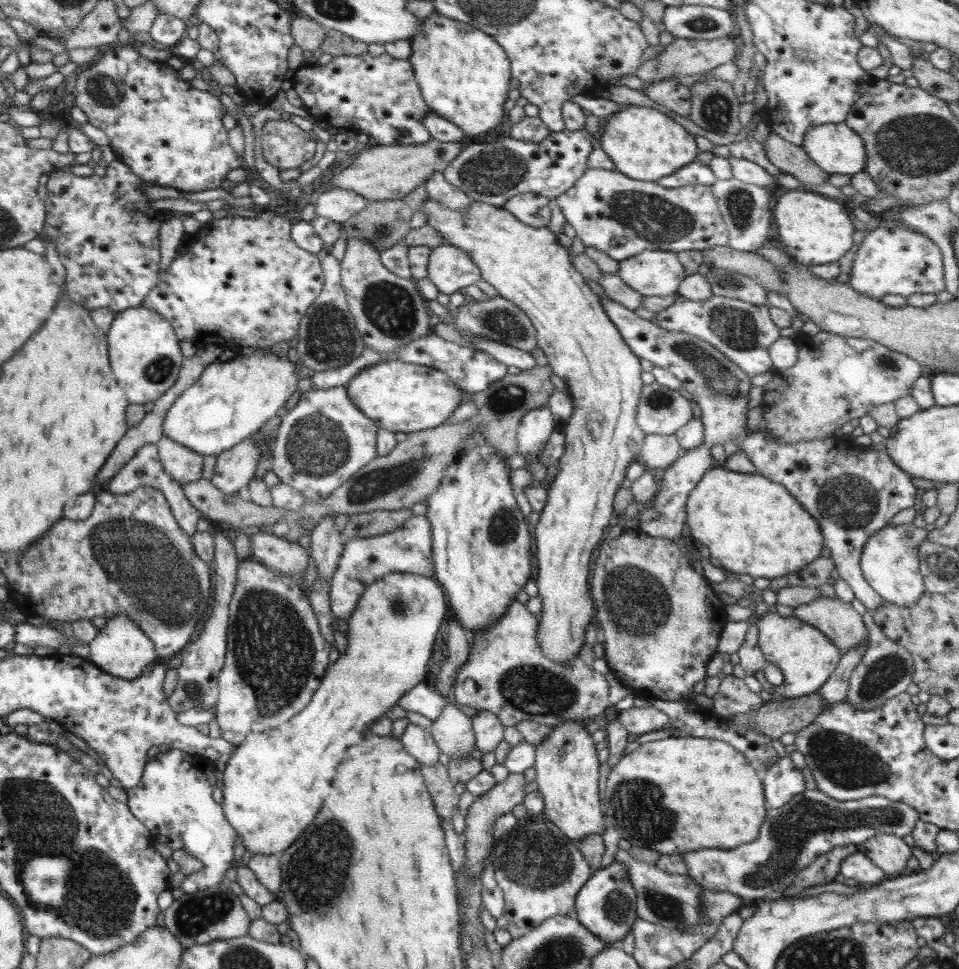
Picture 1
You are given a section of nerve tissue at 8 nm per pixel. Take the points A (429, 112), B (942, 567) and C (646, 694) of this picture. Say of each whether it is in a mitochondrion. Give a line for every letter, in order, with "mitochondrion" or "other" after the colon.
A: other
B: mitochondrion
C: other

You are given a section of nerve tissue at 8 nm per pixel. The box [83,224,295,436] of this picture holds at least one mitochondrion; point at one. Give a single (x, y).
(156, 371)

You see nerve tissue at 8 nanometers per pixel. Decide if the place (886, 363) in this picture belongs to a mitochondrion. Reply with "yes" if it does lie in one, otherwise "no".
yes

